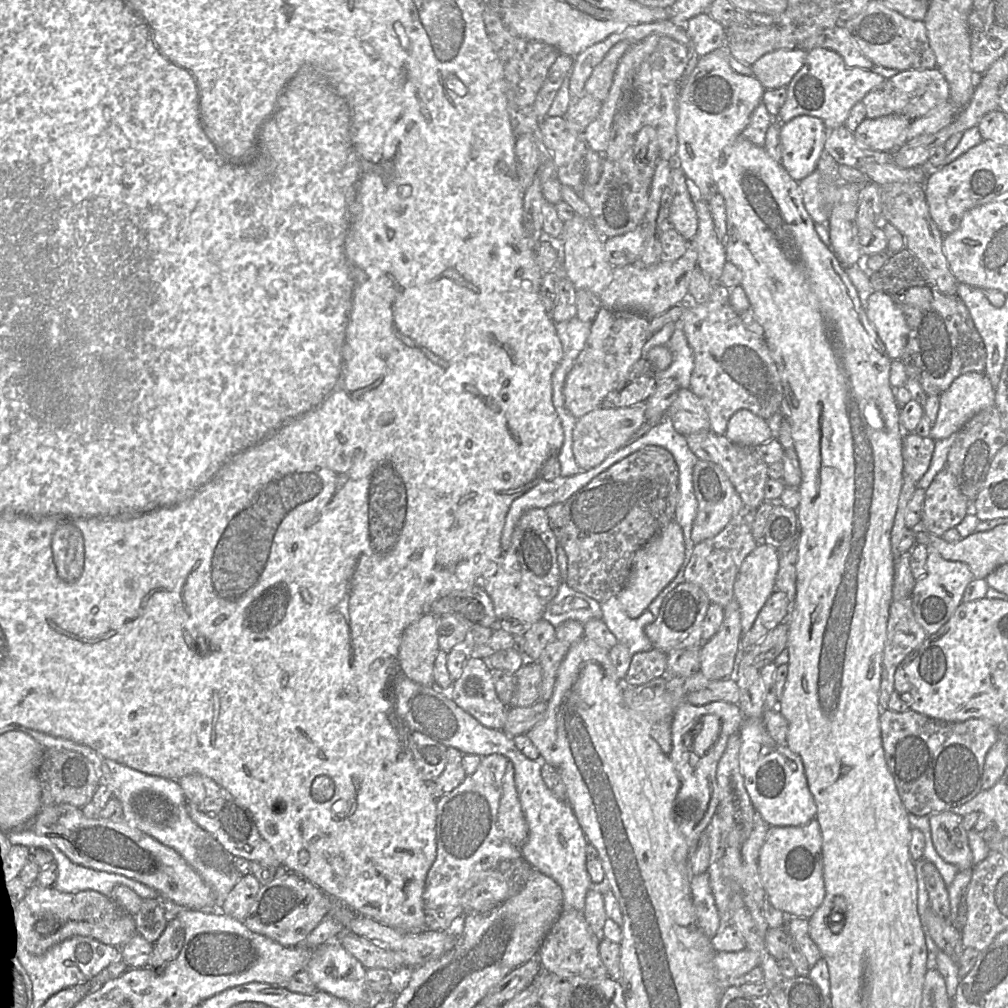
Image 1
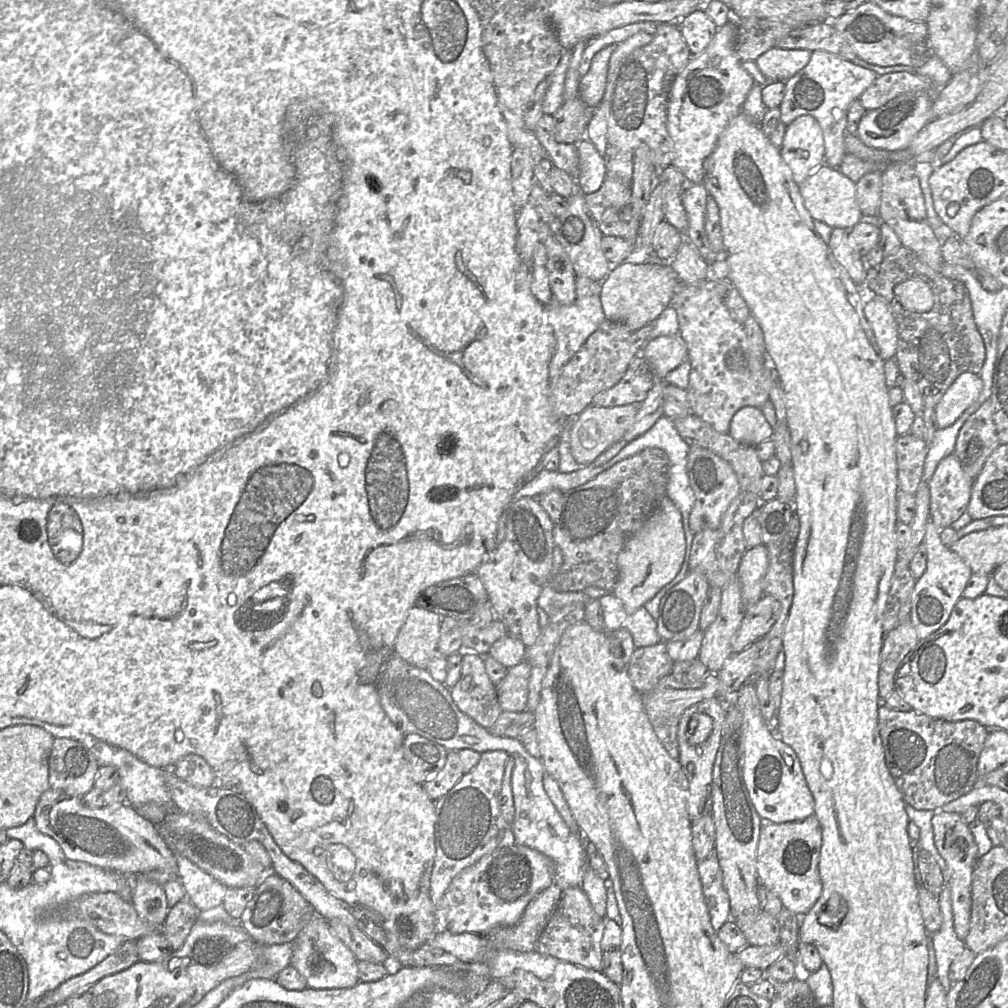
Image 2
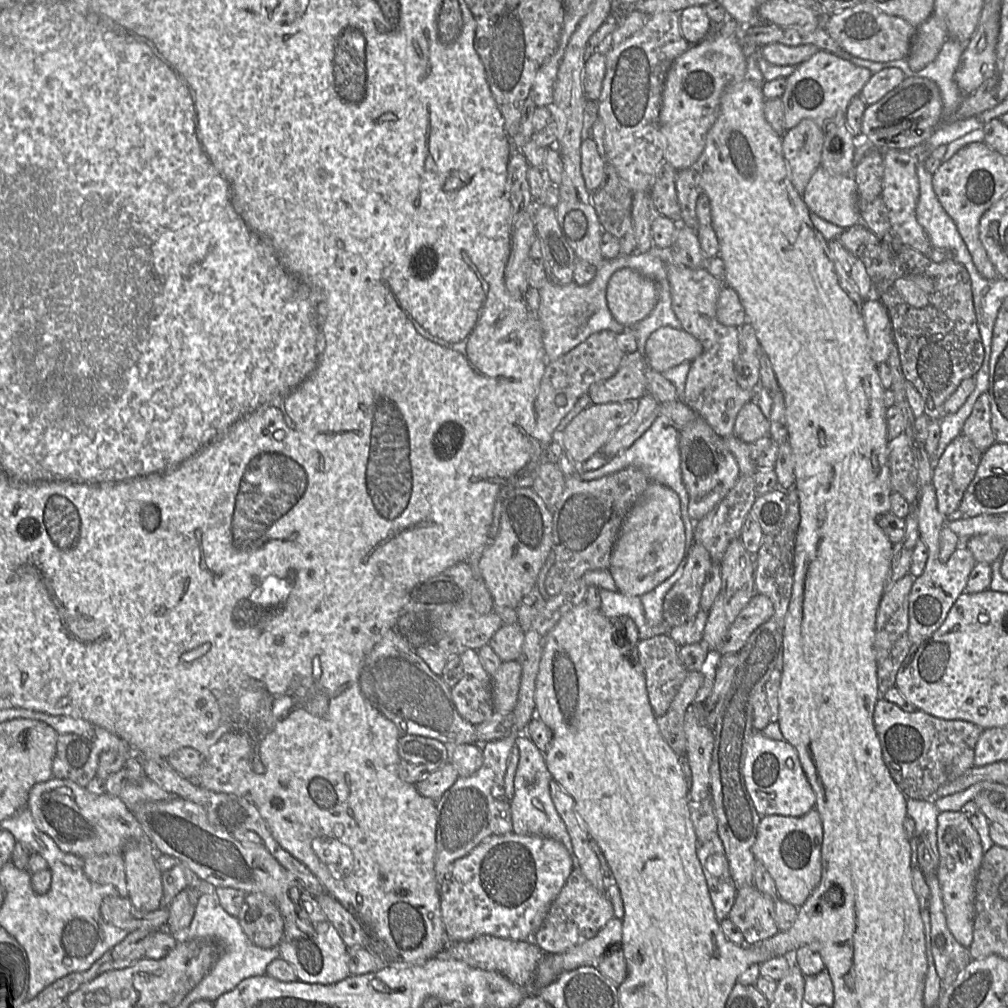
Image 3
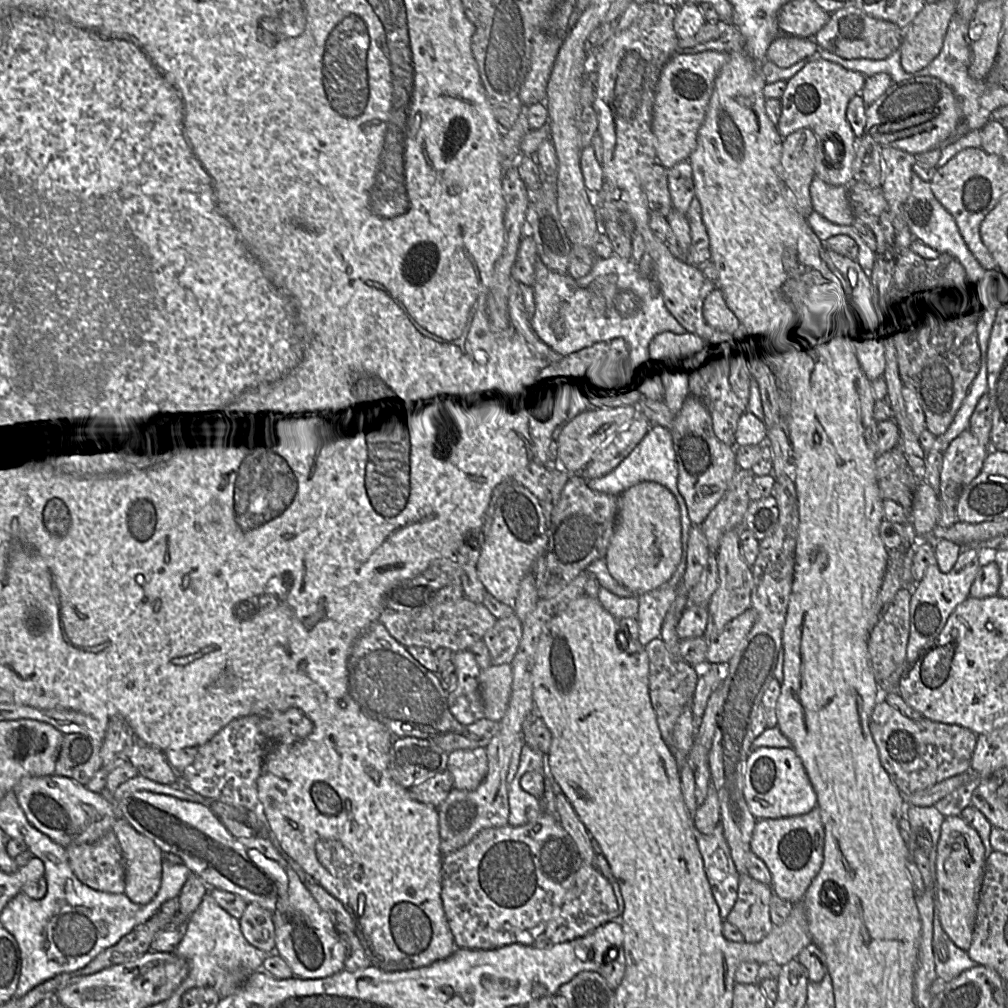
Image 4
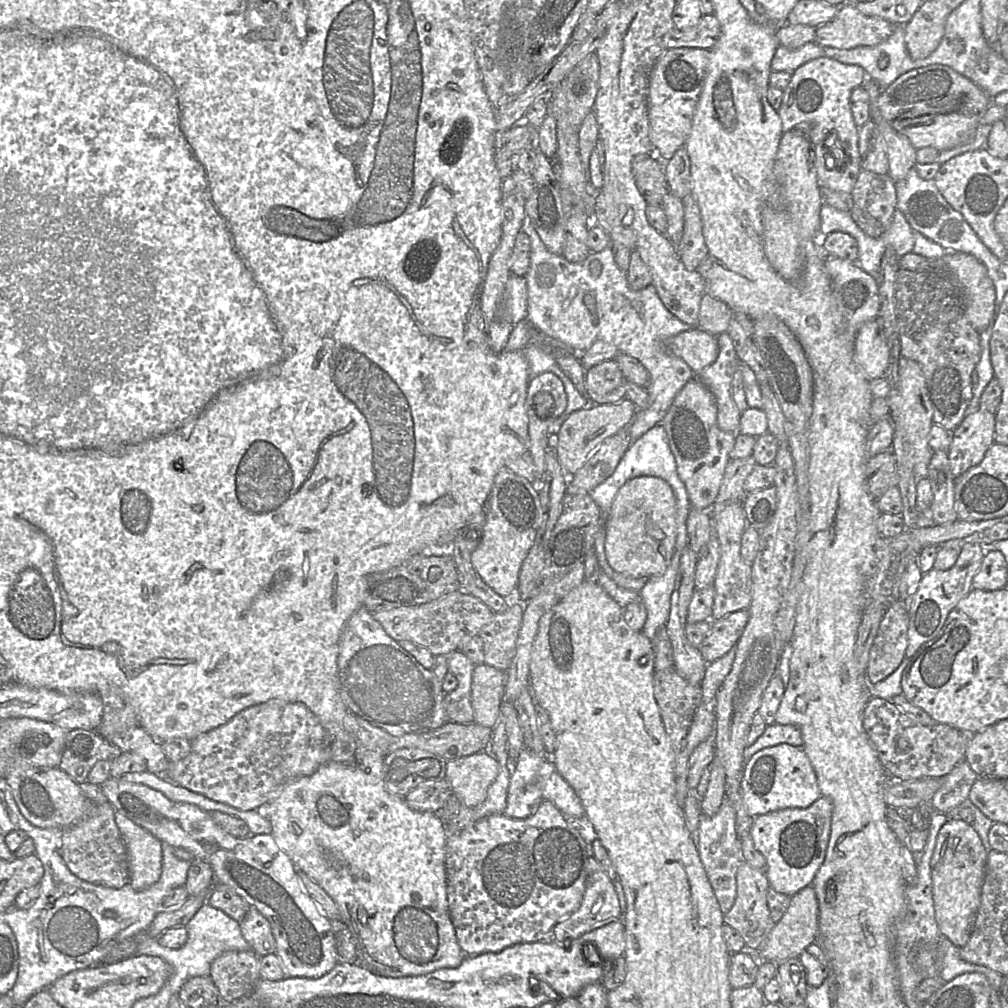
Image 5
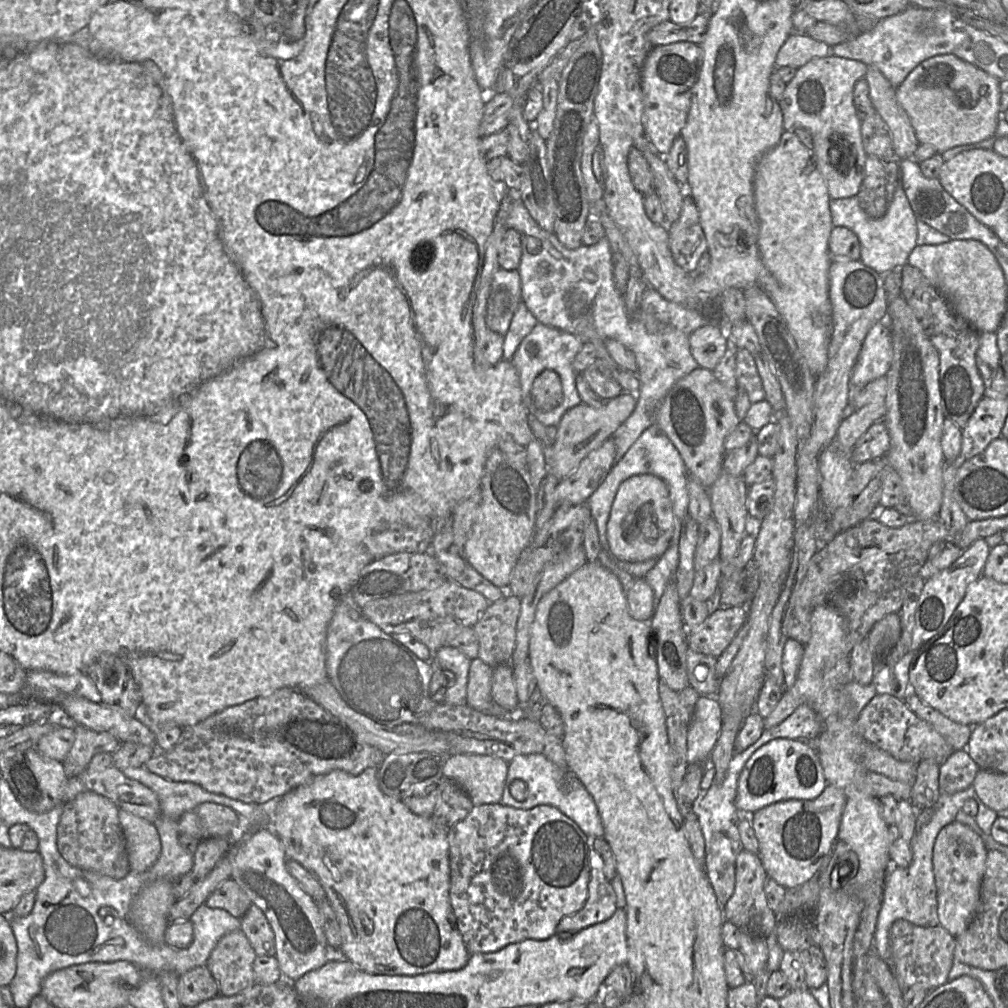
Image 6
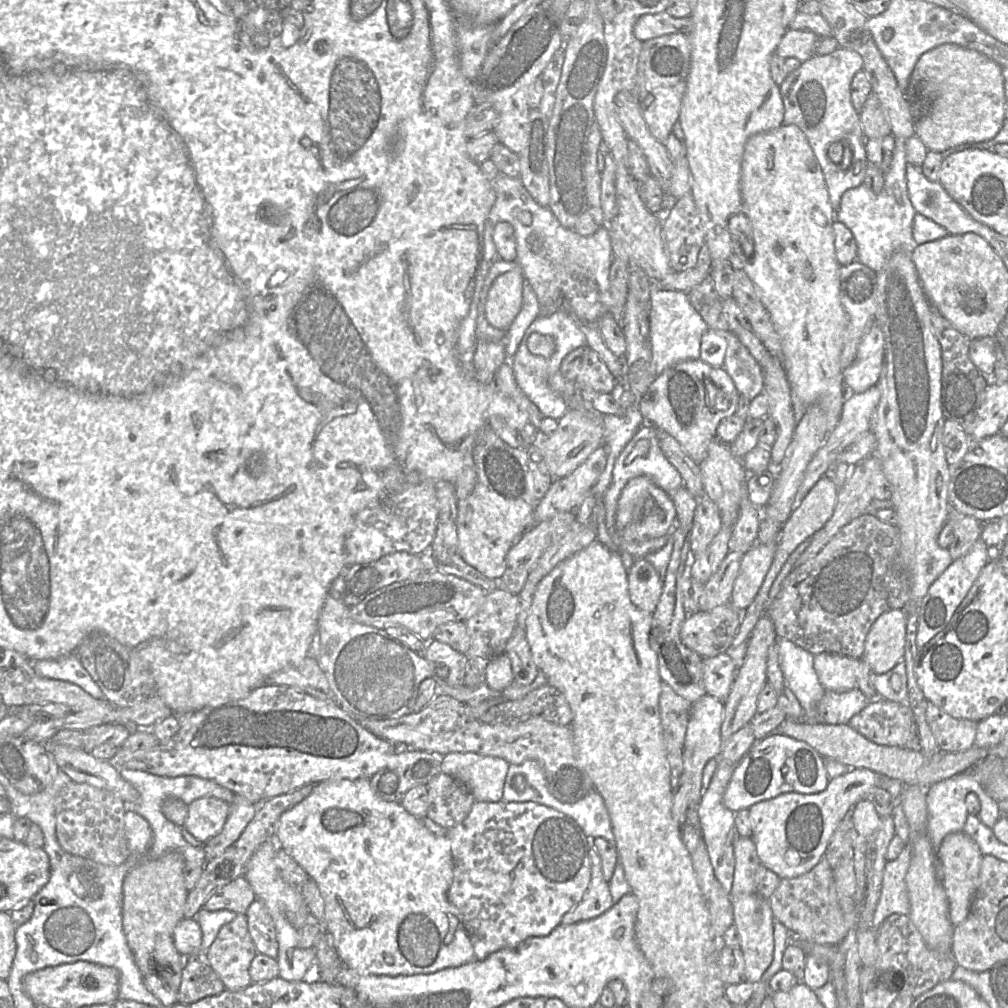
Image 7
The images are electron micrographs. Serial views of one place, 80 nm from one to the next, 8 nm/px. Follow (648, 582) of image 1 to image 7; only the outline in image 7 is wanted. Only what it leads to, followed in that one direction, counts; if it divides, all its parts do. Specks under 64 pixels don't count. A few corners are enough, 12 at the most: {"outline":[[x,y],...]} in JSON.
{"outline":[[649,478],[631,479],[615,527],[627,542],[671,533],[673,499]]}

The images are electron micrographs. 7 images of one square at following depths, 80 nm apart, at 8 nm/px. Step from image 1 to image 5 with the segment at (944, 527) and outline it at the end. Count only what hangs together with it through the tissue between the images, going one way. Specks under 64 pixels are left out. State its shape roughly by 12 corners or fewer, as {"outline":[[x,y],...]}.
{"outline":[[995,413],[967,415],[947,450],[960,477],[978,465],[994,442]]}

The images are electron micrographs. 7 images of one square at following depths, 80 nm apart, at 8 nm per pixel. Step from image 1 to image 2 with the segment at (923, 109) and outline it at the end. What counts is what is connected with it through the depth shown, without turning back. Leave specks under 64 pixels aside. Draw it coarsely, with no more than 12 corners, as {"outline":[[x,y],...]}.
{"outline":[[915,72],[879,75],[859,98],[875,110],[904,93],[939,90]]}

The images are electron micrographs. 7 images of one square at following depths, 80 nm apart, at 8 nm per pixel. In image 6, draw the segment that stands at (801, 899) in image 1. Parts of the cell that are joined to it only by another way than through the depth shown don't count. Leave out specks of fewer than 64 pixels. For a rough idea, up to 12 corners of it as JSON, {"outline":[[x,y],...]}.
{"outline":[[845,791],[750,815],[767,876],[817,877],[837,839]]}

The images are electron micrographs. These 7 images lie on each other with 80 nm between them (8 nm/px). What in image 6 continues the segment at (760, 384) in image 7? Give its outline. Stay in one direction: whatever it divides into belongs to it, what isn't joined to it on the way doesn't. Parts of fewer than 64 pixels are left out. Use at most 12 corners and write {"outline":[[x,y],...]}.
{"outline":[[737,350],[736,380],[751,404],[765,399],[754,356]]}

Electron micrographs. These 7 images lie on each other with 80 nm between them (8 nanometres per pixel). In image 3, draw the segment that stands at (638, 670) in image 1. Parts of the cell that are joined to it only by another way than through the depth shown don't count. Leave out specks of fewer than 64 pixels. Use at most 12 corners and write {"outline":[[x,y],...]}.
{"outline":[[669,632],[637,645],[655,715],[669,709],[688,671]]}

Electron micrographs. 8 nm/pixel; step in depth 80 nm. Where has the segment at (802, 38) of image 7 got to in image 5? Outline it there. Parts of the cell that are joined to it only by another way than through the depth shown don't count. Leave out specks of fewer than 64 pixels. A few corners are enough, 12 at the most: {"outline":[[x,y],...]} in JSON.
{"outline":[[817,42],[790,49],[779,45],[771,71],[793,73],[824,56]]}

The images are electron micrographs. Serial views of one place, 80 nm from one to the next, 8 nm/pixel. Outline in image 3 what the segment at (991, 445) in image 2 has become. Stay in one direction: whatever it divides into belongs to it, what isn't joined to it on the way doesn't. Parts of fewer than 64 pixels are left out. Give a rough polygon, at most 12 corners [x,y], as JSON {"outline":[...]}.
{"outline":[[988,391],[976,400],[962,434],[982,454],[996,442]]}

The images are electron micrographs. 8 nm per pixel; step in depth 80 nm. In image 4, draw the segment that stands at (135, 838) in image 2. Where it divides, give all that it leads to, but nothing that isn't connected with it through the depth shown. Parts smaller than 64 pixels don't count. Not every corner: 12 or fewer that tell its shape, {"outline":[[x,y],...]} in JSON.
{"outline":[[65,776],[13,791],[28,821],[64,848],[97,841],[121,817]]}

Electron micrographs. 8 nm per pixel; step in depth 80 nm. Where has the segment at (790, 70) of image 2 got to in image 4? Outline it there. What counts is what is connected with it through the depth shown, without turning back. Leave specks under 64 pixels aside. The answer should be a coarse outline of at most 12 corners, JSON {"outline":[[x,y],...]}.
{"outline":[[779,34],[767,58],[789,67],[818,55],[813,38]]}

